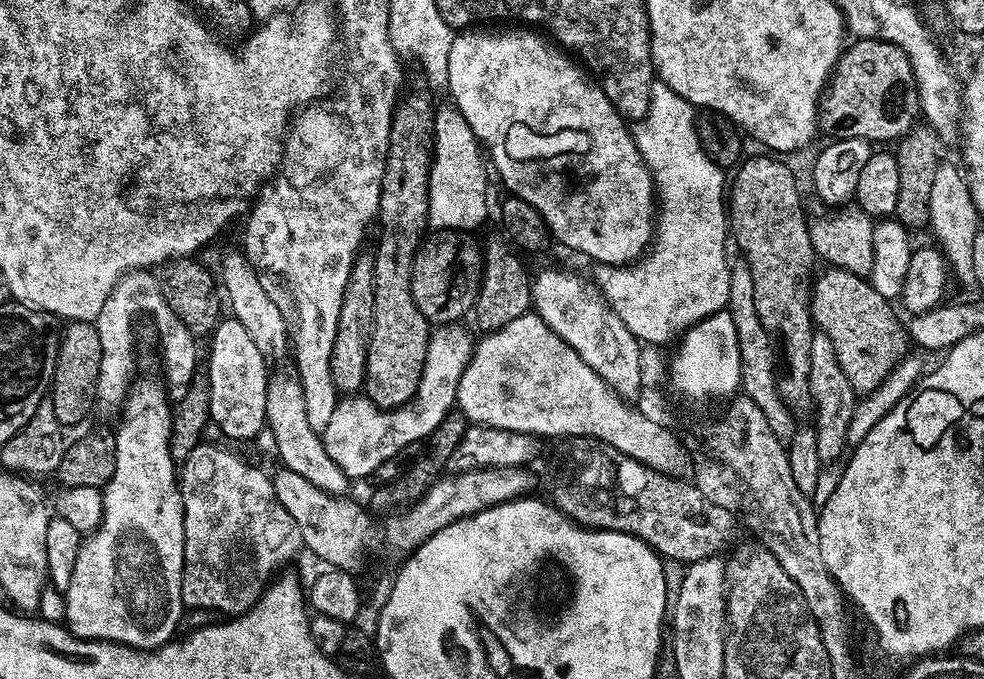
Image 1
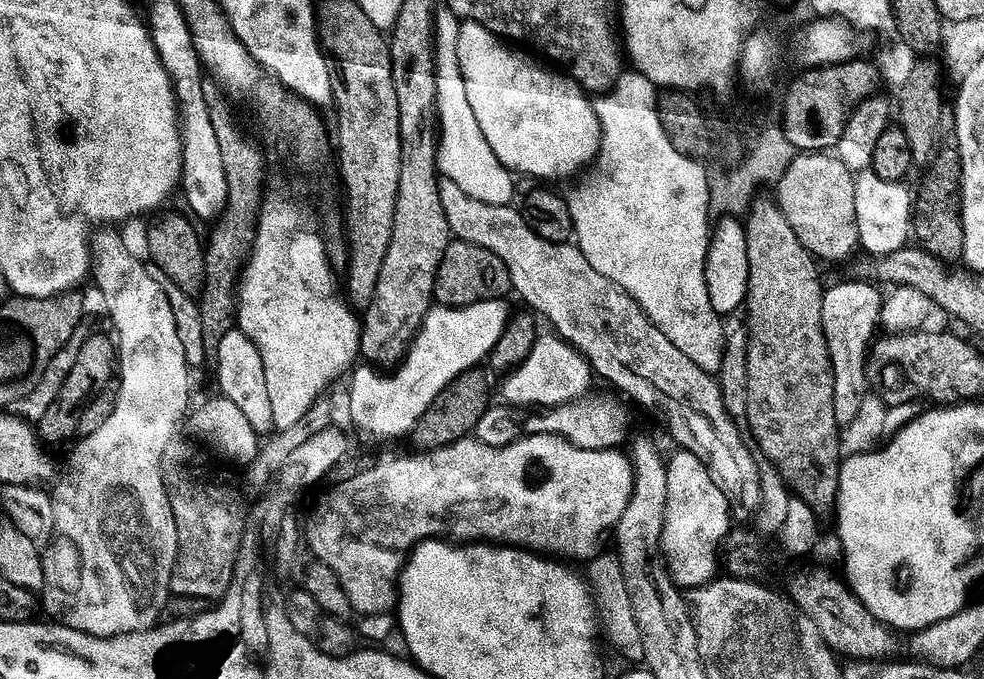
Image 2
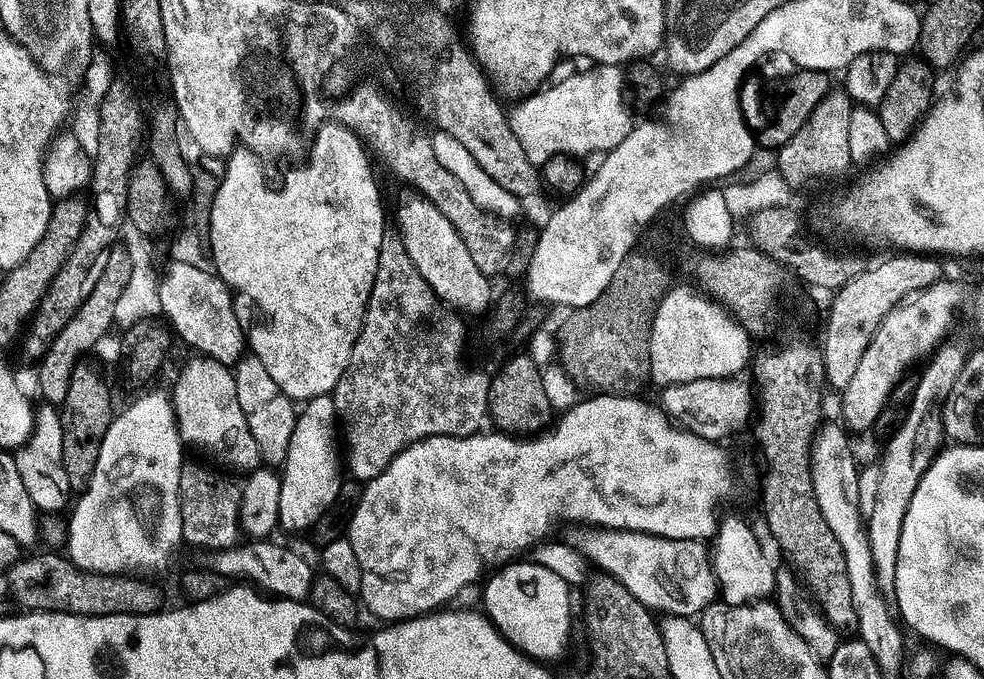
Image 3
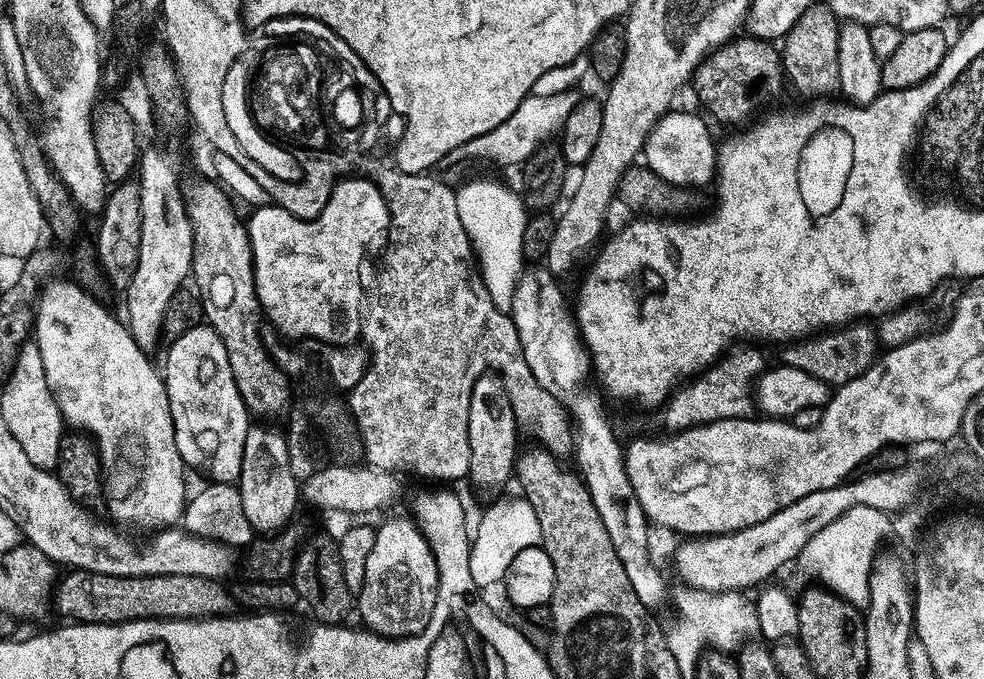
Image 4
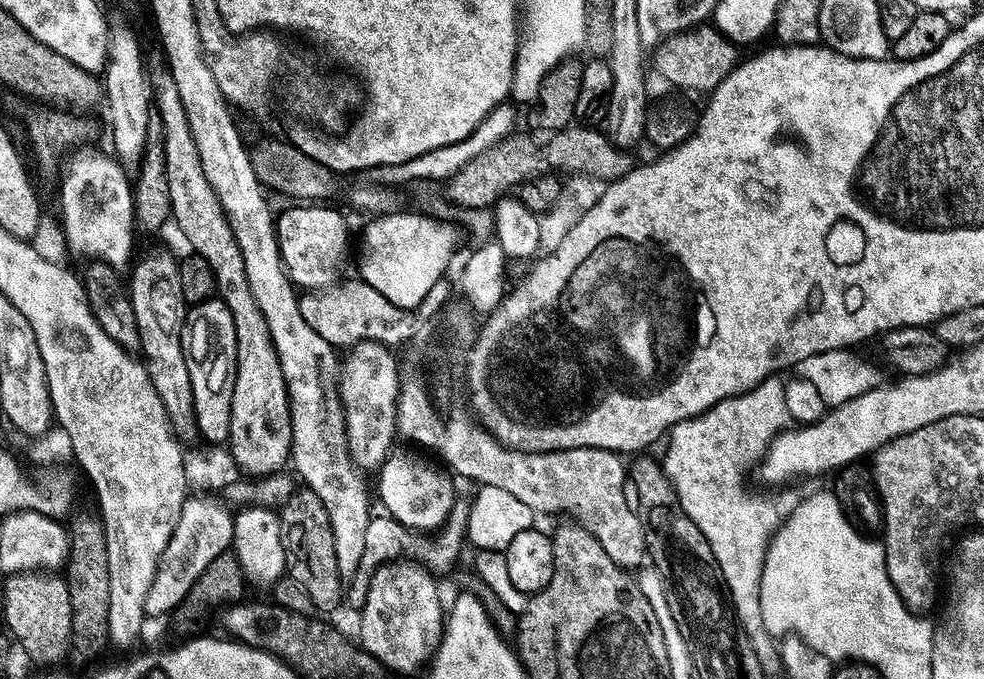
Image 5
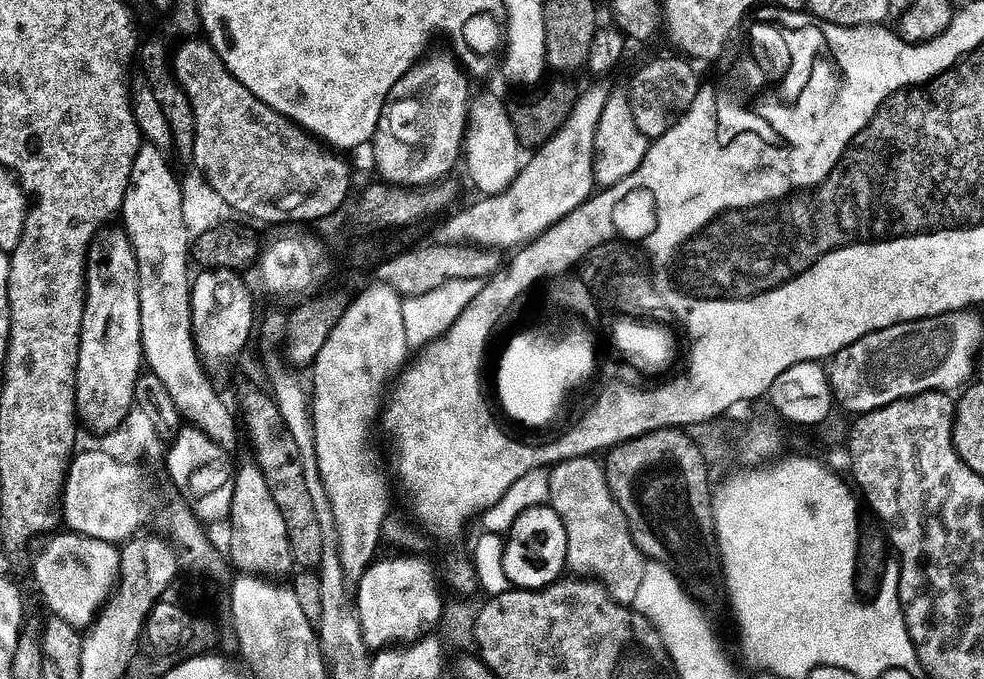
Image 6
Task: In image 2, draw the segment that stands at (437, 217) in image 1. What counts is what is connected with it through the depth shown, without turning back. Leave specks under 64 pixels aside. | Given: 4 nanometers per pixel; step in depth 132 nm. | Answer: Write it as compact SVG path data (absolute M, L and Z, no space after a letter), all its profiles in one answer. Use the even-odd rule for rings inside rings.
M440 16L434 18L435 22L435 98L436 114L438 123L439 158L437 169L447 180L453 181L456 186L461 187L466 194L478 201L486 202L487 205L510 206L514 201L514 176L504 164L498 162L497 155L490 149L478 118L471 109L470 98L467 97L466 82L462 77L461 62L458 55L458 41L461 34L460 25L453 25L451 30L444 31L444 22Z

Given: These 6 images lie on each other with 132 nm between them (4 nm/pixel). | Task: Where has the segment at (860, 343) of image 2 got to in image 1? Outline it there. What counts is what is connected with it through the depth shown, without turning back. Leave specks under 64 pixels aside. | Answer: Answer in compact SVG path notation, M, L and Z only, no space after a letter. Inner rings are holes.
M816 334L812 337L812 379L815 381L812 386L812 403L814 417L816 416L814 435L817 438L818 454L822 464L830 466L835 460L843 461L849 451L848 435L858 397L854 389L848 385L846 374L842 374L842 366L834 354L834 346L827 334Z

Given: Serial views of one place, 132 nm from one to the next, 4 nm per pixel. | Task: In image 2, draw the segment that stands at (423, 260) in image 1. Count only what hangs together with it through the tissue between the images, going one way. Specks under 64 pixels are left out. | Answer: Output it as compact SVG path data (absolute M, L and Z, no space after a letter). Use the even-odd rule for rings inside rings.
M456 238L449 244L436 275L435 303L442 308L460 308L474 306L475 303L503 300L511 297L512 279L510 270L498 254L482 250L480 244L471 244Z

